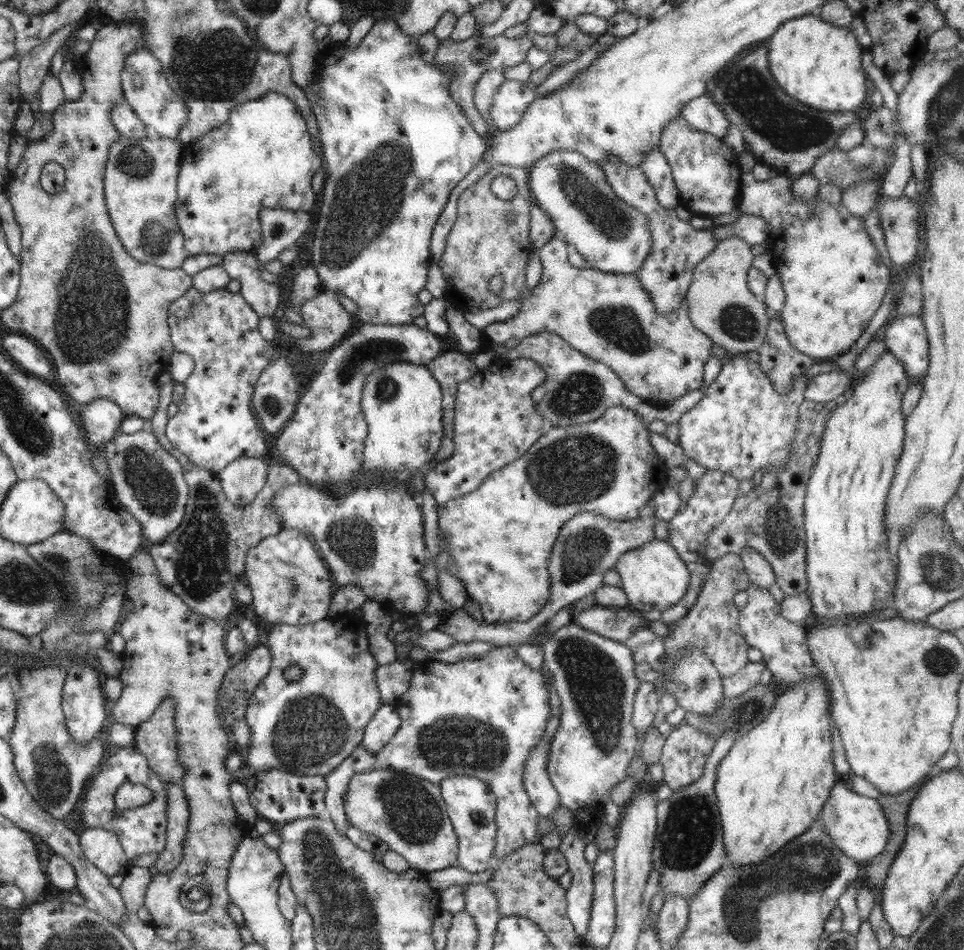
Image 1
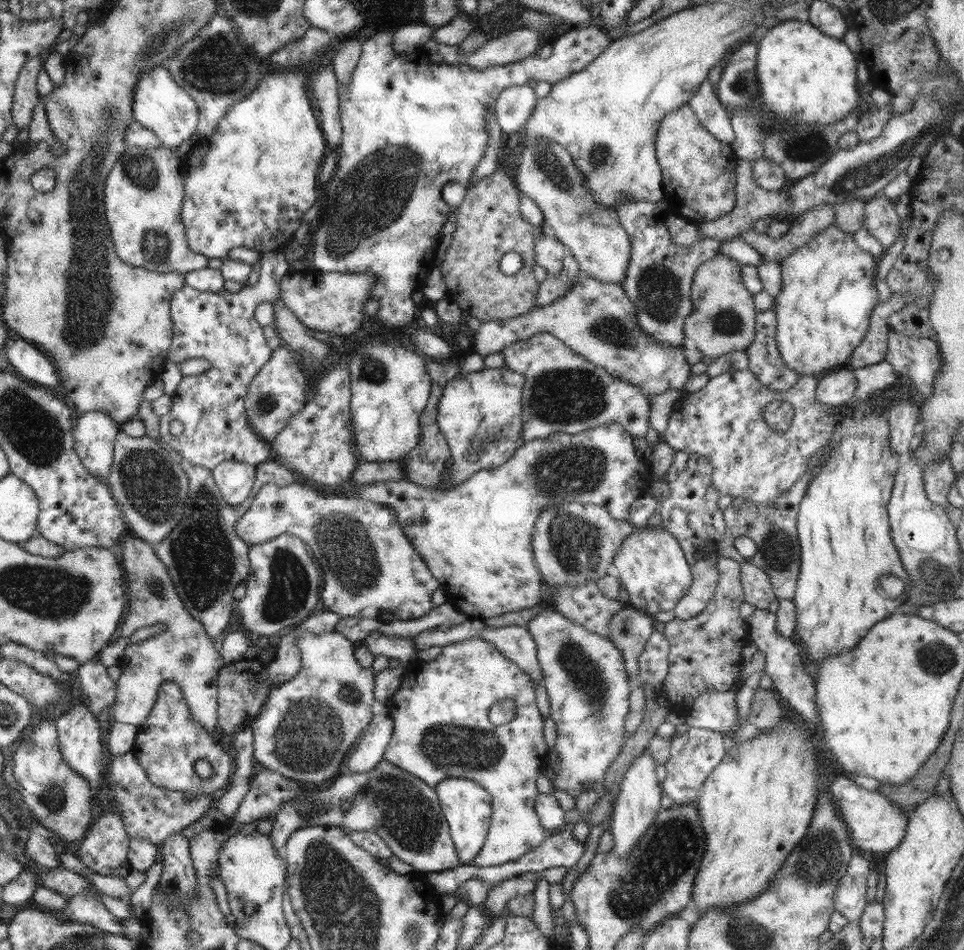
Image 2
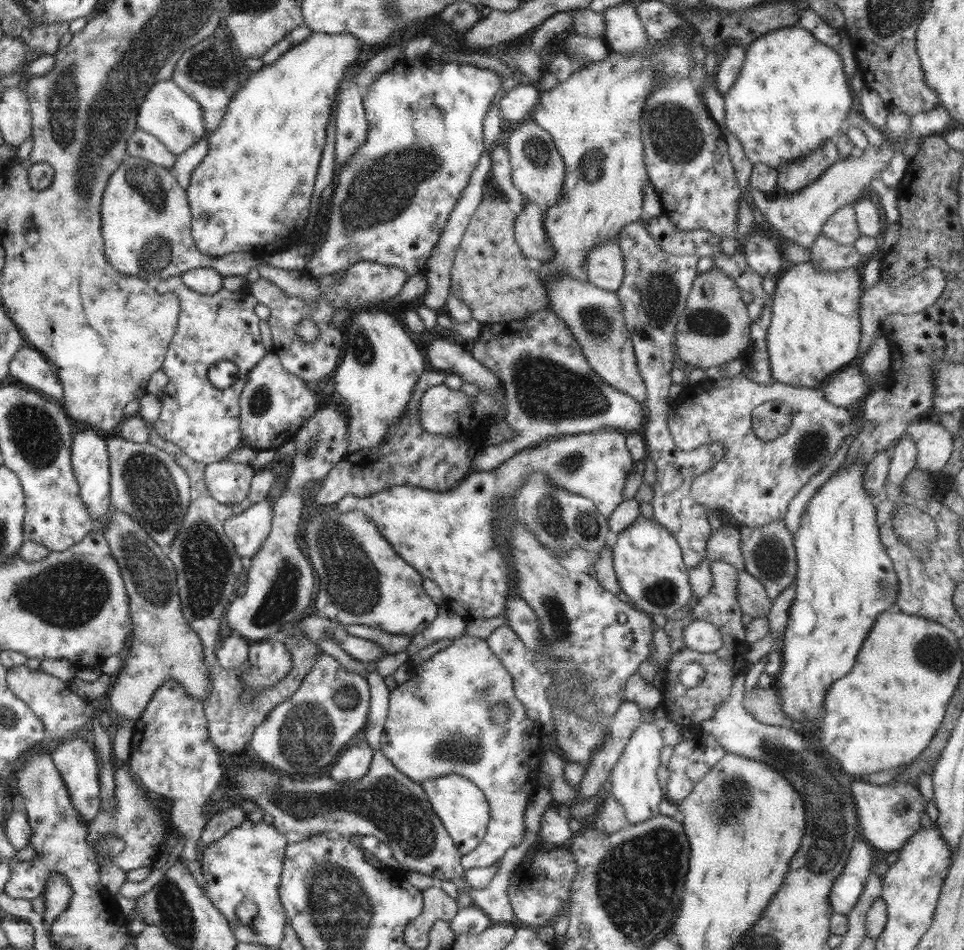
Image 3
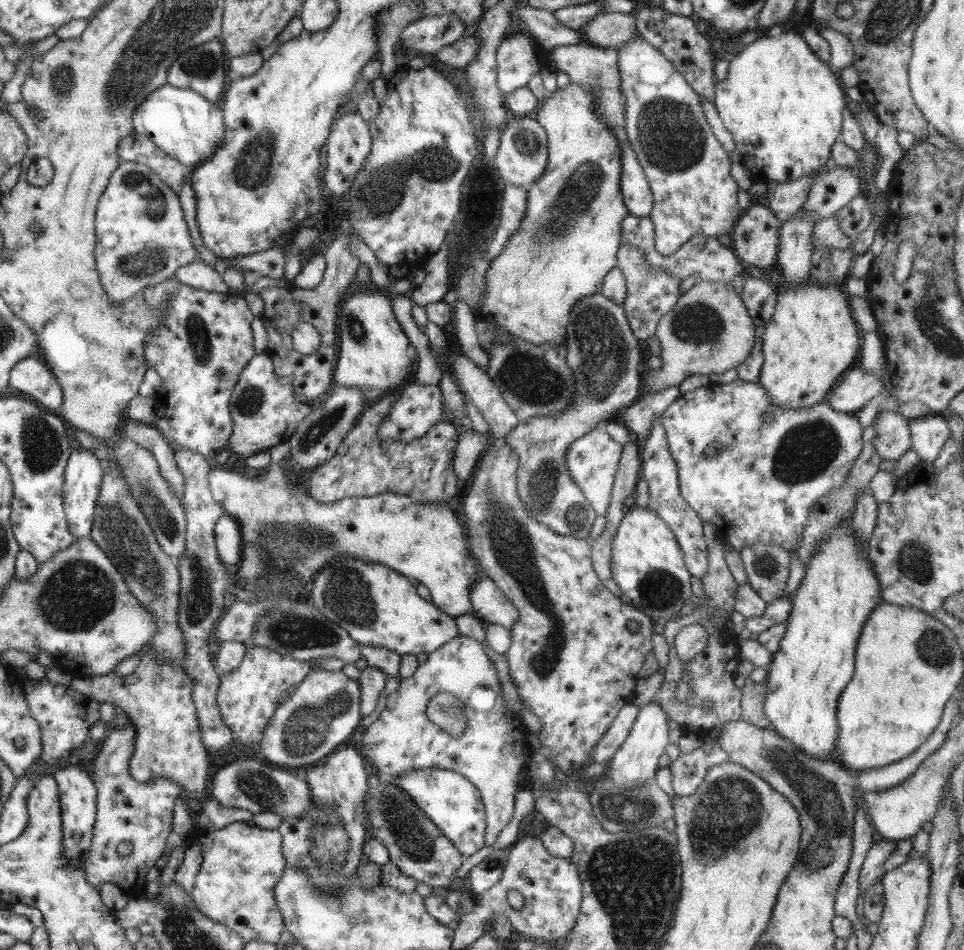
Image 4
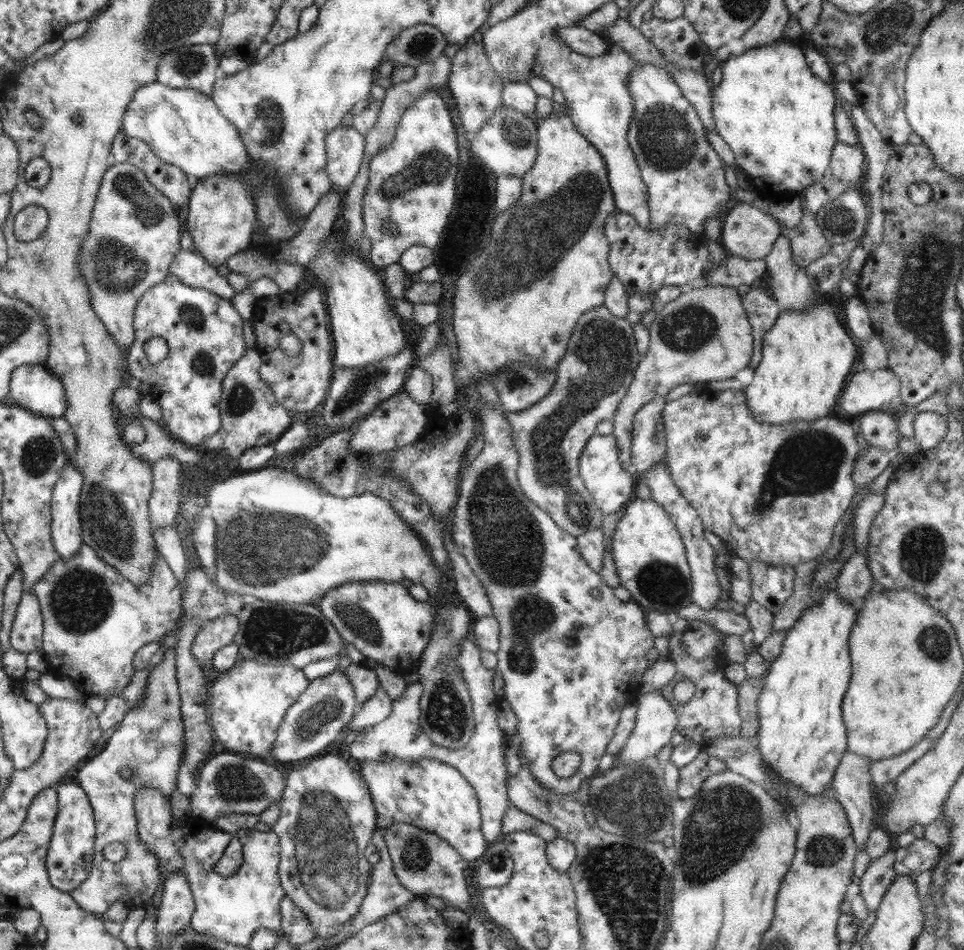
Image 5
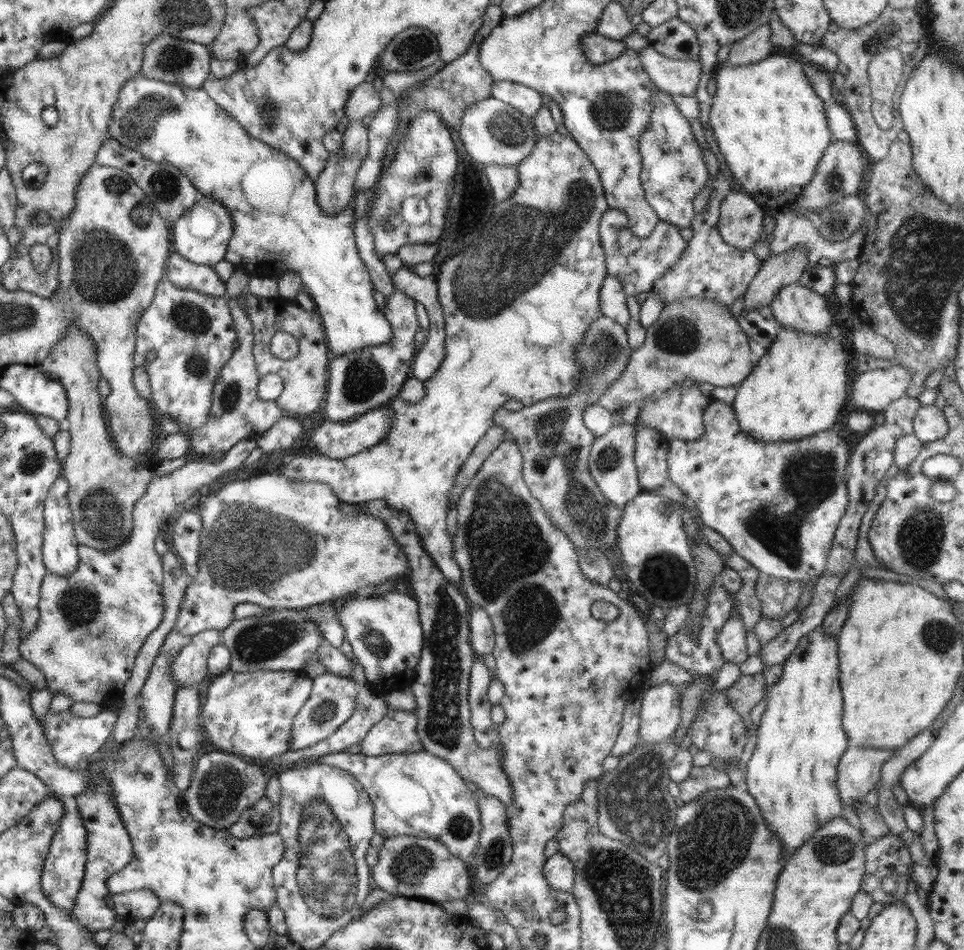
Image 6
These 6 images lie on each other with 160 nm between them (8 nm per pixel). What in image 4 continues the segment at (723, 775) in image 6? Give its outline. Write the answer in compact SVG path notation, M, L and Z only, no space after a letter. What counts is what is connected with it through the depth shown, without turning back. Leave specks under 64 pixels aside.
M718 741L703 743L688 754L680 753L668 766L675 794L683 797L694 794L712 766L730 759Z

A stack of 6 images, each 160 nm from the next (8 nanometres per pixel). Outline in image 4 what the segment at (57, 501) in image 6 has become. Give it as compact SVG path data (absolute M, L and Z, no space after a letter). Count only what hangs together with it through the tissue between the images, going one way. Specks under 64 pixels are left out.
M72 447L71 455L68 457L64 475L63 505L68 523L68 530L81 540L89 536L92 521L96 514L96 499L100 494L100 485L104 474L102 459L92 454L89 450Z

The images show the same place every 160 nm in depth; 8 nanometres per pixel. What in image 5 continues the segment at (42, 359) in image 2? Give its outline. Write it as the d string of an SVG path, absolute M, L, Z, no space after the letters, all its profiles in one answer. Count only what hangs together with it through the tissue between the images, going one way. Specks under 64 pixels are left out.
M42 364L18 366L9 379L9 396L20 407L26 407L39 416L47 418L63 417L66 410L66 397L60 379L49 374Z

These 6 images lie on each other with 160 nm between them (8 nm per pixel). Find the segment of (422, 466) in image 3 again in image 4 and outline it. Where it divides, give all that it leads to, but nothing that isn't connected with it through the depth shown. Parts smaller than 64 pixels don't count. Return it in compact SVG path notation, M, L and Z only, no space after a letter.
M394 390L371 403L352 430L343 436L336 454L310 472L308 492L312 498L318 502L331 503L345 496L373 497L395 492L426 504L447 502L461 494L462 485L453 473L453 458L460 430L452 422L440 422L428 429L423 437L410 442L379 438L377 435L380 423L392 403L399 399L399 394L400 390Z

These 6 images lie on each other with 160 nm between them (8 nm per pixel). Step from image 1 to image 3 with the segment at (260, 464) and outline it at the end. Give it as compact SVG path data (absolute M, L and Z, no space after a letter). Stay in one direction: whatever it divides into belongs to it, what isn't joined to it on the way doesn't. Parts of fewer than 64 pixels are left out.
M232 461L211 462L205 465L205 483L214 500L225 505L241 503L253 482L252 465Z

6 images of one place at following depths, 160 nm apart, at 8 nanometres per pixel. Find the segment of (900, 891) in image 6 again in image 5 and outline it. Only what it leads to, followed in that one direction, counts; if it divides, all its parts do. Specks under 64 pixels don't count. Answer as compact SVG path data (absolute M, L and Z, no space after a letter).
M893 847L880 856L878 860L872 860L860 879L860 895L864 899L869 911L875 911L883 901L888 887L895 881L897 872L894 870Z

